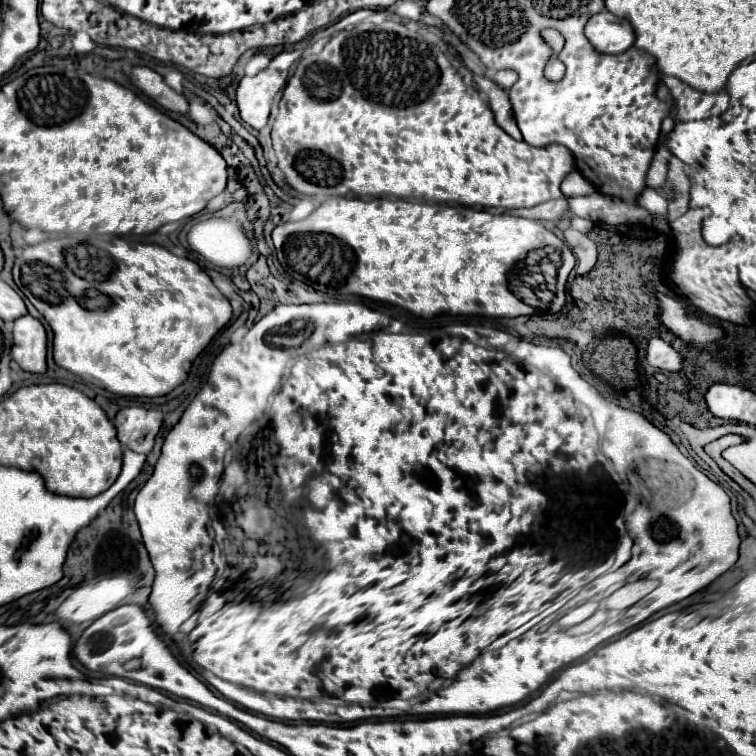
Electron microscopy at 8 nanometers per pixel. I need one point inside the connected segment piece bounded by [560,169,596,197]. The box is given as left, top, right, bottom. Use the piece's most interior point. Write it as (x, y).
(574, 185)

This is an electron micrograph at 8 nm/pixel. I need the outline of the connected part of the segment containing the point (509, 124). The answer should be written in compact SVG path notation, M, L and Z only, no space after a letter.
M486 81L486 95L488 95L488 103L494 111L494 119L496 123L516 141L522 141L522 133L514 121L514 111L512 111L512 105L510 105L510 99L508 99L508 91L498 87L496 83L492 81Z

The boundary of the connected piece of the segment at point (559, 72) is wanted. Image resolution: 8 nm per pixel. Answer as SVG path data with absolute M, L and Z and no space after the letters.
M556 57L552 61L548 61L548 65L544 67L544 77L548 81L560 81L562 75L564 75L564 65Z

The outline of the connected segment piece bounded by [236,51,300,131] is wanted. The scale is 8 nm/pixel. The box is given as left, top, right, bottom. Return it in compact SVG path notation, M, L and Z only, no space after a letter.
M284 51L276 55L270 65L254 77L242 77L236 89L236 105L240 117L252 129L260 131L270 117L270 107L276 93L284 87L288 67L300 57L300 51Z

